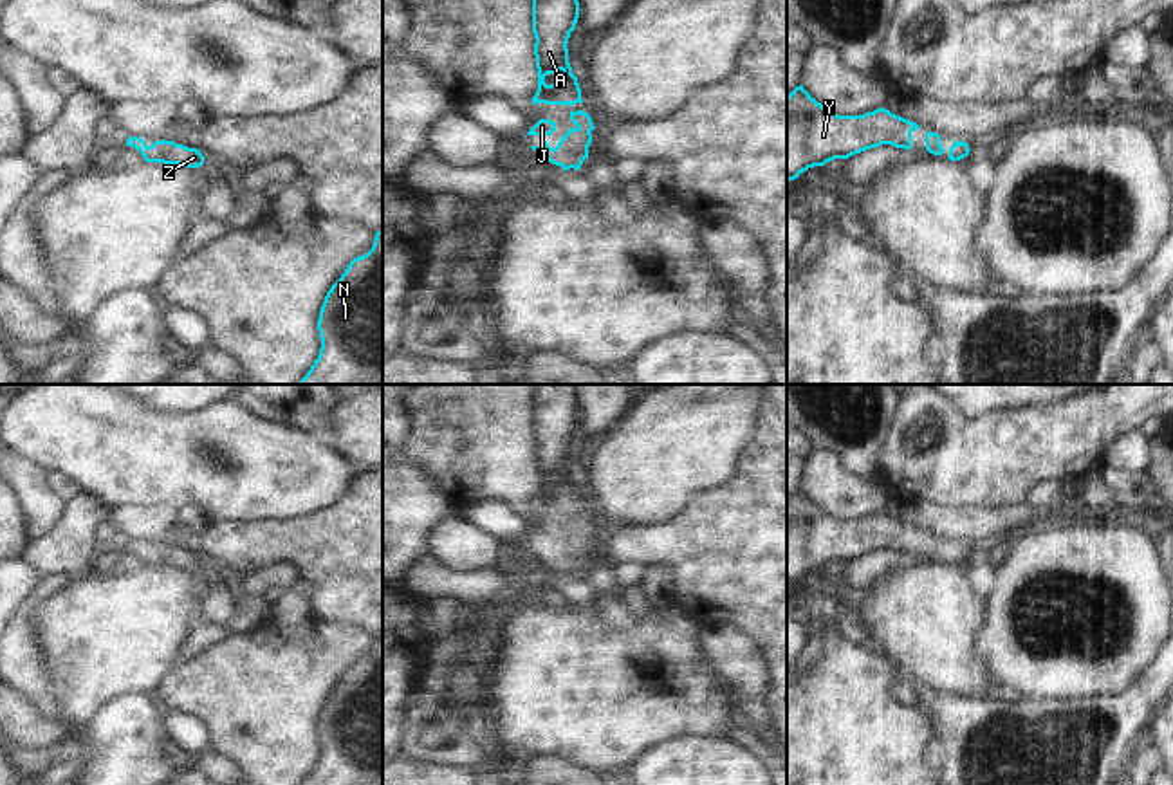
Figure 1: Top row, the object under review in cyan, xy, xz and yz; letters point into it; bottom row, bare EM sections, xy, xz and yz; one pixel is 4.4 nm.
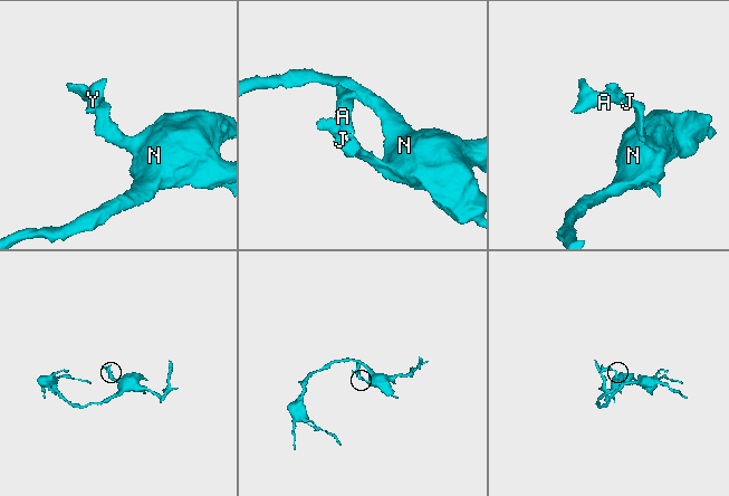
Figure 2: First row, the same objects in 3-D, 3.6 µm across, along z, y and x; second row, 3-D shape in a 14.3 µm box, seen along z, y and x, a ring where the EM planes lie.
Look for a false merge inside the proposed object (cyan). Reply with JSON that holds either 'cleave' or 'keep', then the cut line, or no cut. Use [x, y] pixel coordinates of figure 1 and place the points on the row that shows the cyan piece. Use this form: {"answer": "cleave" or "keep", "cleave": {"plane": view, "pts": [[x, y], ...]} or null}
{"answer": "keep", "cleave": null}

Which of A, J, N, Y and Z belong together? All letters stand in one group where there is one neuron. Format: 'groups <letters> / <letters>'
groups A J N Y Z

